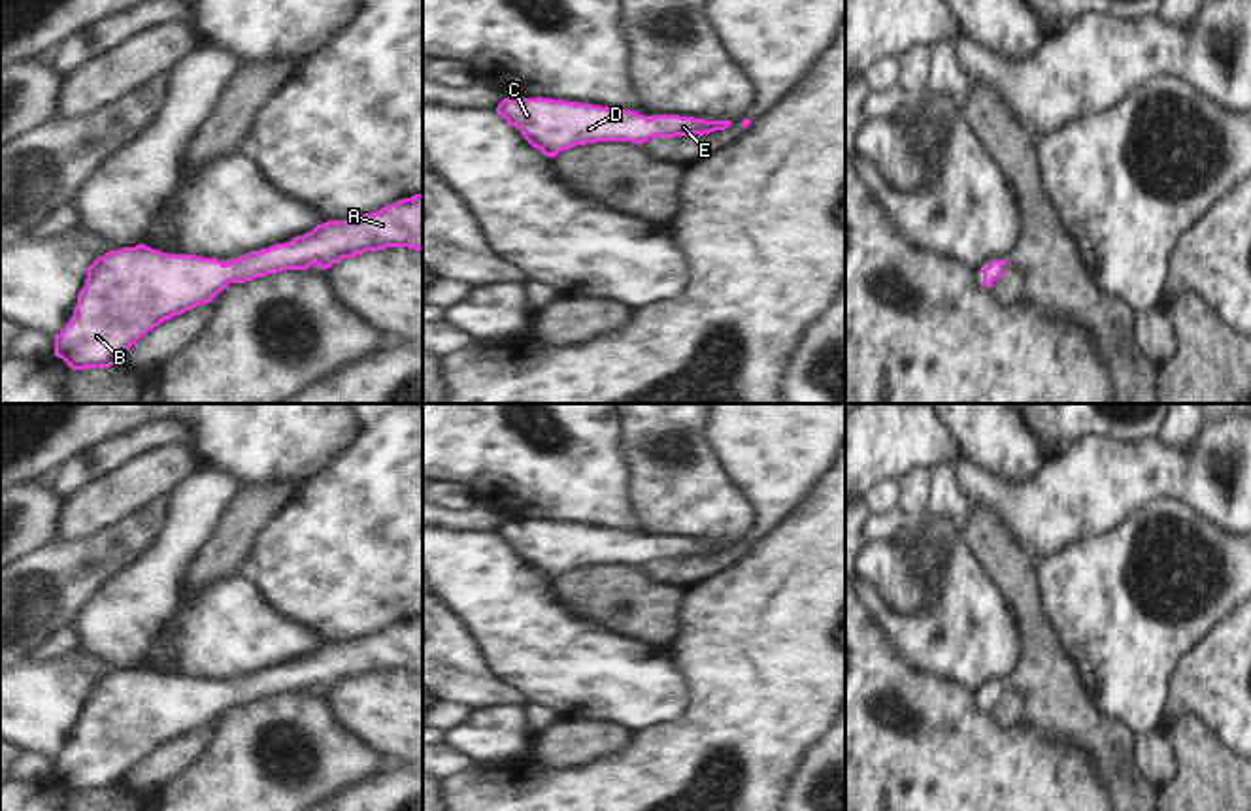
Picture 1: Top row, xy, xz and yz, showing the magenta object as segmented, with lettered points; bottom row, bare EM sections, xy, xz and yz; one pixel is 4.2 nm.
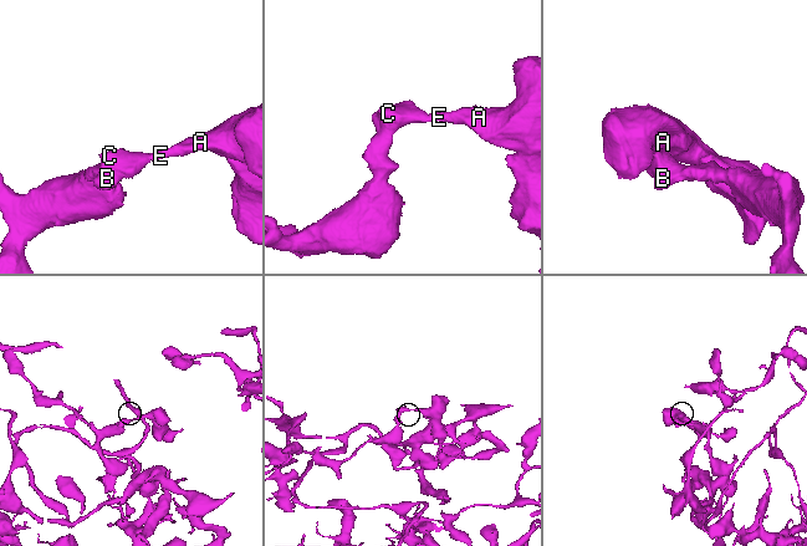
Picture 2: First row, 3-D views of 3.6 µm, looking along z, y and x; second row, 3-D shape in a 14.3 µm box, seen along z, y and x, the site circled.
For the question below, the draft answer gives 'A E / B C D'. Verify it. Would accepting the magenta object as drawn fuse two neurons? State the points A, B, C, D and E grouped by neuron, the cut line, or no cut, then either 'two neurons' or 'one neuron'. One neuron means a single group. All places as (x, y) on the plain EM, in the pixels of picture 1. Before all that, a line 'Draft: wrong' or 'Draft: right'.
Draft: wrong
A B C D E; no cut; one neuron

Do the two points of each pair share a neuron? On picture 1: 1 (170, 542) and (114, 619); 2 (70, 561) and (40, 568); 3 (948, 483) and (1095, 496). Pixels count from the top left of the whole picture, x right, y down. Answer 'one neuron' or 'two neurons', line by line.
1: one neuron
2: one neuron
3: two neurons

